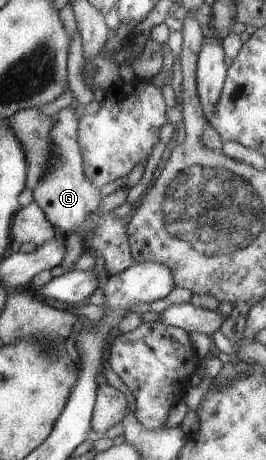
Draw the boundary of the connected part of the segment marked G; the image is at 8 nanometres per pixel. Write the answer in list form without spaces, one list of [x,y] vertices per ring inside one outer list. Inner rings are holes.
[[[70,107],[60,109],[51,116],[50,127],[50,165],[44,173],[44,177],[36,183],[32,190],[33,202],[40,207],[46,220],[54,229],[60,229],[62,236],[76,234],[81,238],[82,253],[91,256],[94,260],[101,257],[104,261],[106,276],[116,275],[128,269],[134,262],[130,254],[126,223],[123,217],[112,217],[112,211],[103,214],[98,205],[102,199],[100,188],[94,187],[90,181],[86,181],[83,173],[81,154],[77,145],[77,120],[74,110]]]

